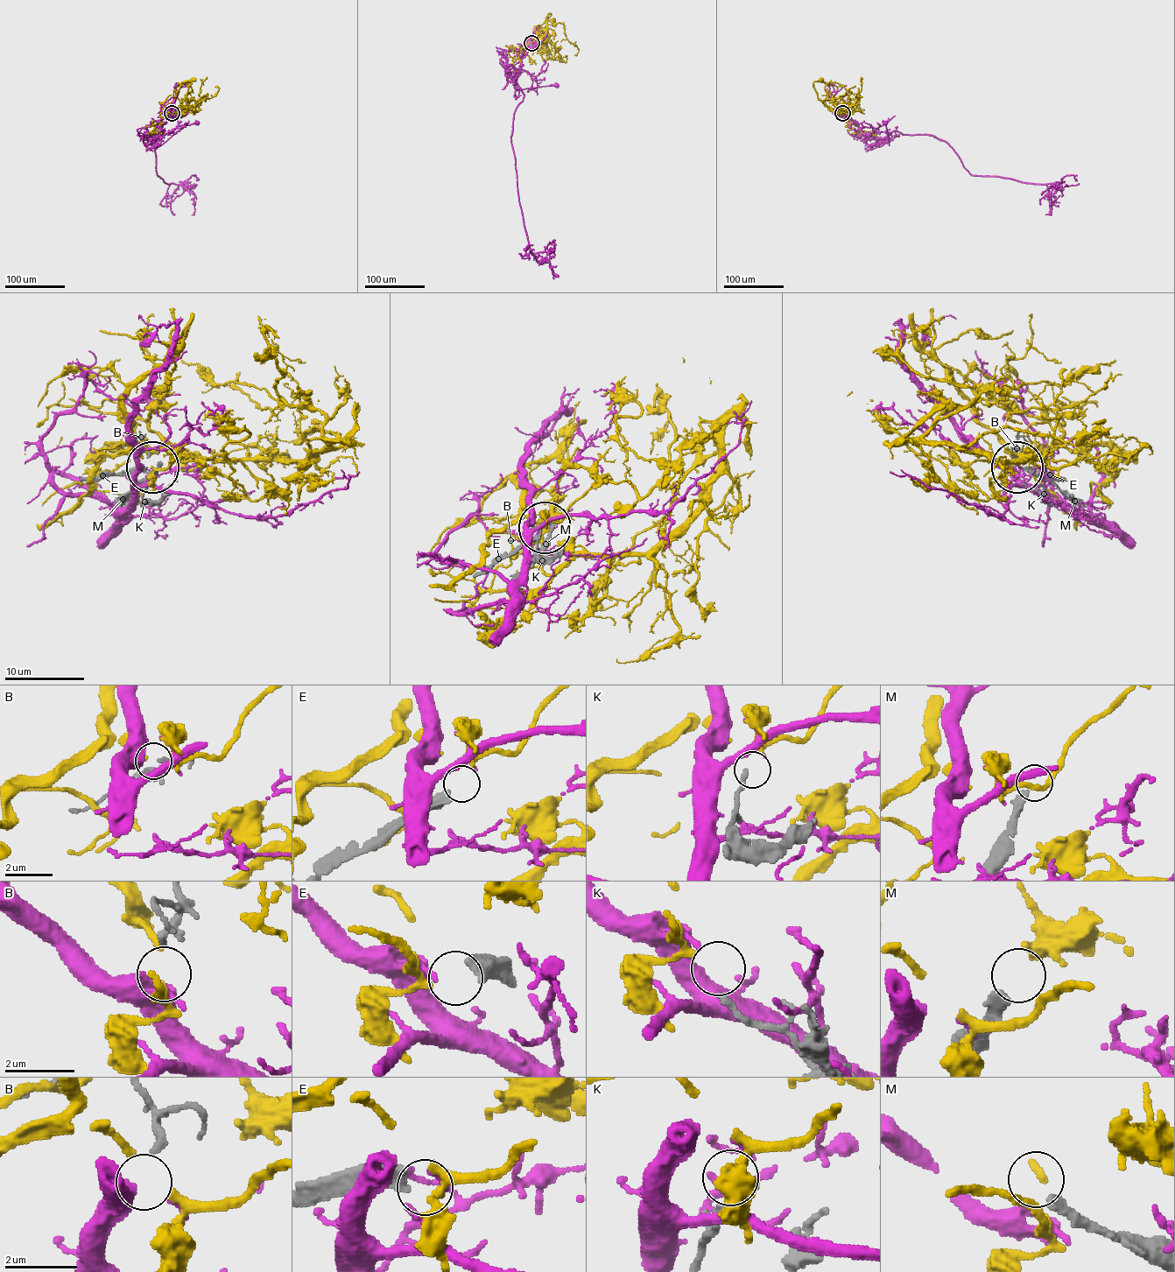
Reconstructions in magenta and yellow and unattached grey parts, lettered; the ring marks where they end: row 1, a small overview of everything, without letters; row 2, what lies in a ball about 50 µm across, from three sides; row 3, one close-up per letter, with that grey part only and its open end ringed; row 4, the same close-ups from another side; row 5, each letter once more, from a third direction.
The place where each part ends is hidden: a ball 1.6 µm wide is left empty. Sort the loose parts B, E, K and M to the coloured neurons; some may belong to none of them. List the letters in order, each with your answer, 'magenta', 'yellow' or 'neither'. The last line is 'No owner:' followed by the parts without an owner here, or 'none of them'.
B: magenta
E: neither
K: yellow
M: neither
No owner: E, M

